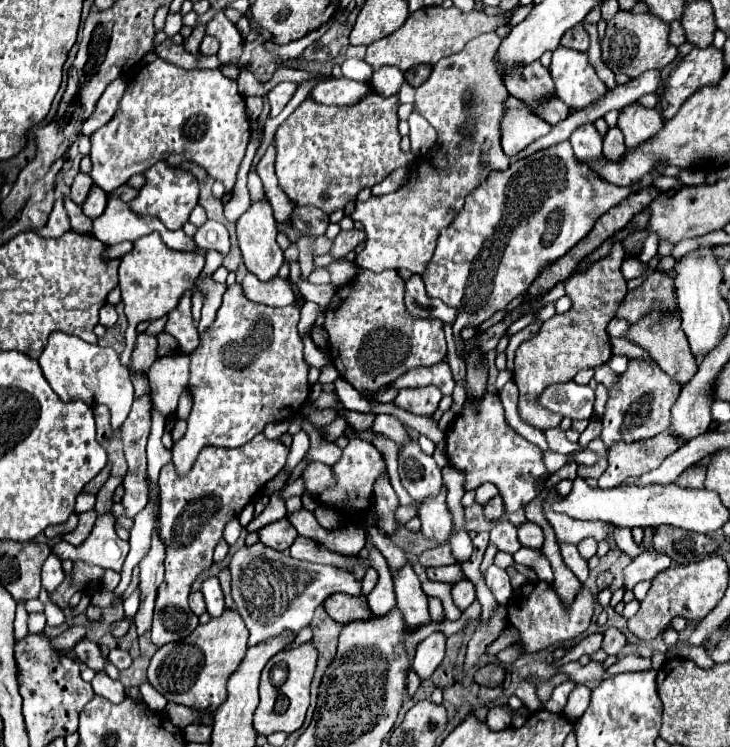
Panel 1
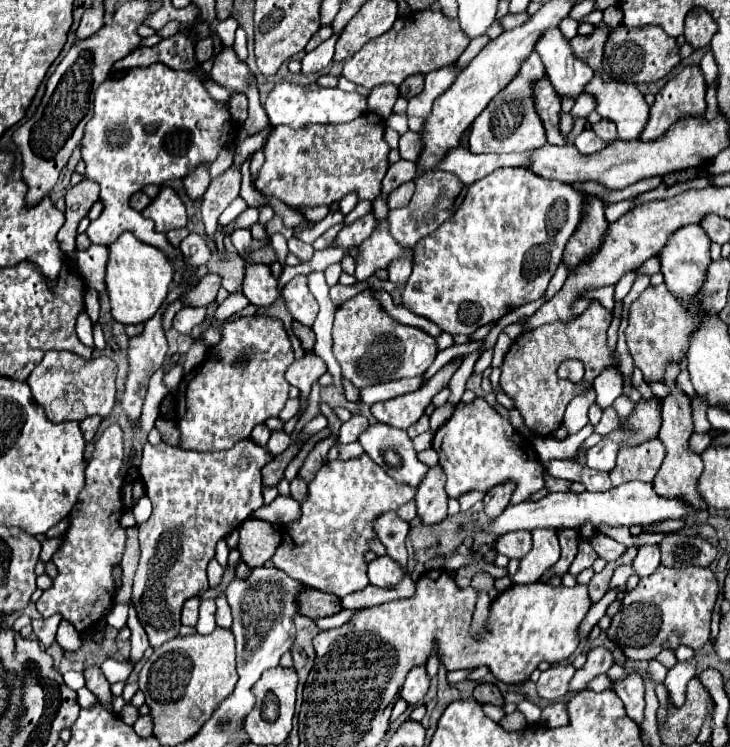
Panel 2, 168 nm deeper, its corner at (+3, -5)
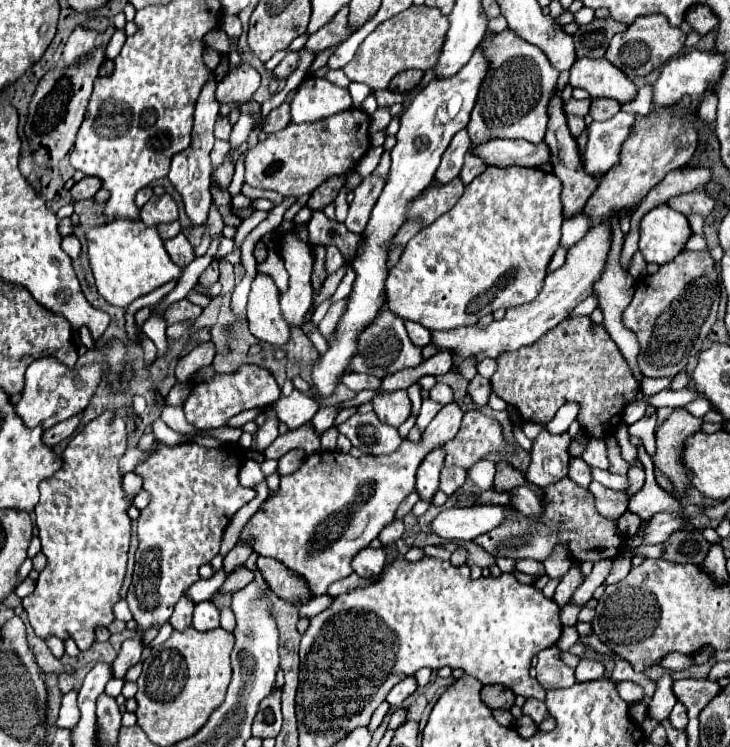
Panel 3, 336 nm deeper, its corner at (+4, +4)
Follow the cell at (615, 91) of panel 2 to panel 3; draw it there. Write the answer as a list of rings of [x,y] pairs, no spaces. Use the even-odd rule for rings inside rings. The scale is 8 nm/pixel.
[[[605,58],[577,60],[571,68],[569,84],[587,90],[591,98],[613,98],[621,106],[633,102],[637,96],[637,86]]]

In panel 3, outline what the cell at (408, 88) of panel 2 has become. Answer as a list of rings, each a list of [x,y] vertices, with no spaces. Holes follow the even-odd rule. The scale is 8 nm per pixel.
[[[405,70],[405,72],[399,72],[399,74],[391,80],[389,90],[401,92],[401,94],[403,94],[403,92],[409,92],[409,90],[413,90],[413,88],[419,86],[423,74],[425,74],[423,70]]]

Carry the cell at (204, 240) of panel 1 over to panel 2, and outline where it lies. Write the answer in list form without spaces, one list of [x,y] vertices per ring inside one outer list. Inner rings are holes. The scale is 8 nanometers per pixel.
[[[190,233],[180,243],[180,253],[188,261],[188,265],[192,265],[192,267],[198,267],[198,265],[208,263],[208,259],[214,255],[214,251],[210,249],[208,241],[204,237],[200,237],[198,233]]]

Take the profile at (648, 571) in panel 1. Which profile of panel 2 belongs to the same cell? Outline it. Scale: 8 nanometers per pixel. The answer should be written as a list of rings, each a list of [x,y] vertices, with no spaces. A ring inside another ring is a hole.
[[[642,545],[632,563],[632,569],[640,577],[646,577],[646,575],[652,575],[658,565],[660,565],[660,547],[658,545]]]

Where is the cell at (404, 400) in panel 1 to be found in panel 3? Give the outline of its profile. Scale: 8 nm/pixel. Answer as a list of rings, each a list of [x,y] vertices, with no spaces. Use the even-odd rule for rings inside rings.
[[[407,390],[379,392],[373,398],[373,408],[381,422],[391,426],[401,426],[411,414],[411,400],[407,396]]]

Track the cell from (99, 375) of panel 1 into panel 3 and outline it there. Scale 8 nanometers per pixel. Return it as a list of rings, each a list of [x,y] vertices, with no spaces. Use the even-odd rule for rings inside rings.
[[[51,356],[37,358],[27,368],[25,388],[17,402],[17,414],[31,428],[39,426],[39,424],[43,424],[45,428],[51,428],[53,424],[79,414],[91,402],[91,398],[95,396],[101,380],[103,380],[103,374],[105,374],[103,364],[97,364],[97,362],[85,364],[79,370],[75,370],[75,368],[63,366],[63,362],[59,362],[57,358],[51,358]]]

